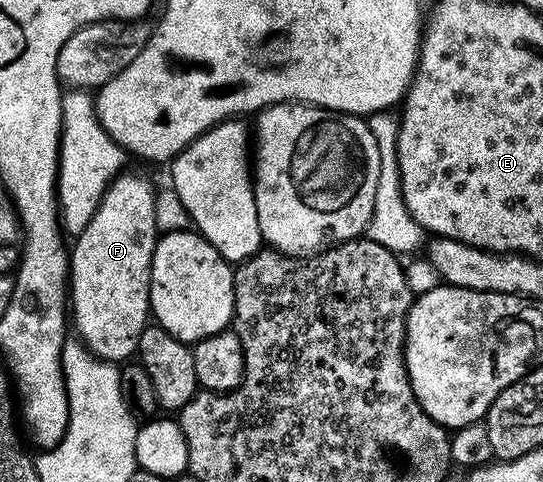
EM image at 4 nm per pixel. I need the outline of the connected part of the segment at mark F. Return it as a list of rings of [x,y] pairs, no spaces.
[[[122,172],[113,178],[108,191],[101,197],[91,223],[87,223],[87,227],[76,234],[74,241],[77,242],[71,245],[67,278],[71,286],[71,321],[77,324],[76,336],[94,356],[114,363],[128,362],[136,354],[139,335],[143,335],[146,325],[150,324],[151,259],[159,236],[155,223],[155,188],[147,178],[129,172]]]

